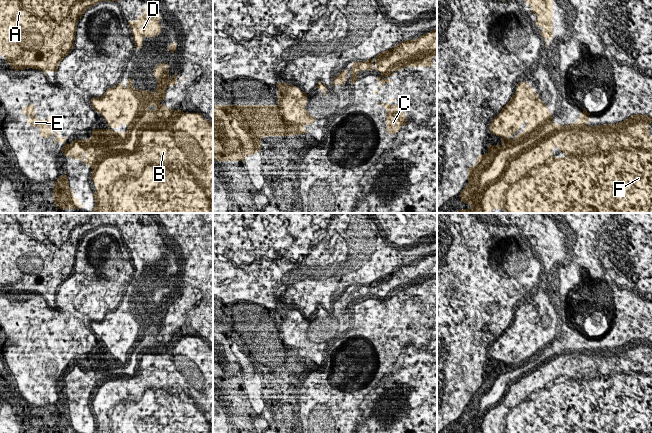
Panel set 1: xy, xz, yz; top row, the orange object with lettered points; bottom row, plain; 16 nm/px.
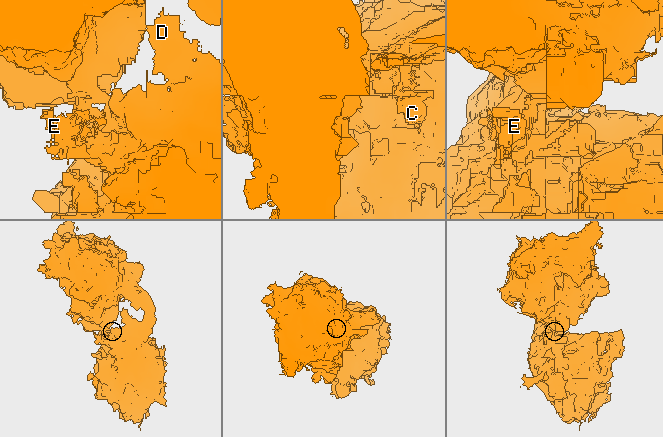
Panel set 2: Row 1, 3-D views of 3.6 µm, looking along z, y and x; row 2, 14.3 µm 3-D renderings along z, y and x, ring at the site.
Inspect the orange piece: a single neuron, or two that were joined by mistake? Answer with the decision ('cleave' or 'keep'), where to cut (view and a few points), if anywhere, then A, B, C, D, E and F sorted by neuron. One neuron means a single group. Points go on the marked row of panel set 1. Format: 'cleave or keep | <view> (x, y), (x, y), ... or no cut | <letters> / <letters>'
cleave | yz (525, 81), (523, 118), (502, 137) | A D / B C E F

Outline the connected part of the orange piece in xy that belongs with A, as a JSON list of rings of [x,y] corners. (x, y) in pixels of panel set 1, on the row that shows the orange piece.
[[[0,0],[0,54],[5,56],[5,60],[10,65],[10,69],[15,69],[15,71],[25,70],[26,68],[42,70],[45,75],[47,71],[56,72],[59,63],[64,57],[68,55],[70,50],[73,48],[77,21],[82,18],[84,12],[91,6],[96,5],[101,1],[116,1],[119,0]]]

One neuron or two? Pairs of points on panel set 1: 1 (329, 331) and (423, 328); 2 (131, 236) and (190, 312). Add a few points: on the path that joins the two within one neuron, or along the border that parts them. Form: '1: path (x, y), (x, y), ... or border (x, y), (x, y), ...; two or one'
1: path (352, 331), (359, 331), (385, 318), (400, 318); one
2: path (160, 228), (165, 228), (191, 254), (191, 283); one

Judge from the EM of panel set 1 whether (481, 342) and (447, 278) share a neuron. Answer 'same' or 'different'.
same

